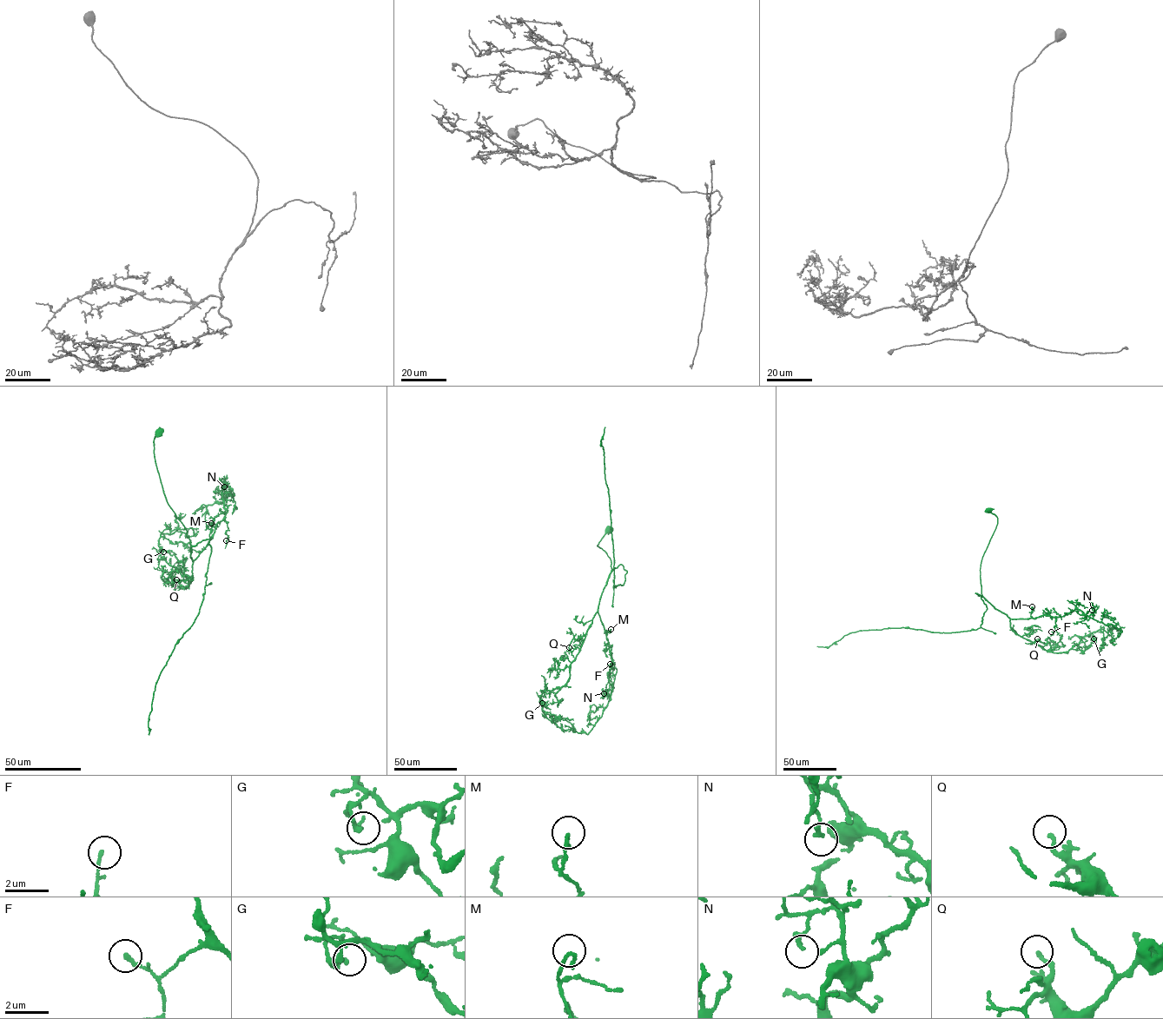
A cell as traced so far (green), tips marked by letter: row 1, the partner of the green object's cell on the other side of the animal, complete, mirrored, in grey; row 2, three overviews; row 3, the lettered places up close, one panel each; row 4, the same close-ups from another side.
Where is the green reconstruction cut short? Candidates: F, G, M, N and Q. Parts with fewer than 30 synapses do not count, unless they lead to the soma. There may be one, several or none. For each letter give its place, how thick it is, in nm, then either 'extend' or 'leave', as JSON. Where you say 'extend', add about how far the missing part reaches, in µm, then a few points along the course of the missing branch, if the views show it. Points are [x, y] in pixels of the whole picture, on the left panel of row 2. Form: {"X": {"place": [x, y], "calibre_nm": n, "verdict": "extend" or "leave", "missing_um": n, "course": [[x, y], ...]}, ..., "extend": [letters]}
{"F": {"place": [226, 540], "calibre_nm": 160, "verdict": "leave"}, "G": {"place": [163, 552], "calibre_nm": 160, "verdict": "leave"}, "M": {"place": [211, 523], "calibre_nm": 200, "verdict": "leave"}, "N": {"place": [224, 486], "calibre_nm": 200, "verdict": "leave"}, "Q": {"place": [176, 579], "calibre_nm": 180, "verdict": "extend", "missing_um": 9}, "extend": ["Q"]}

